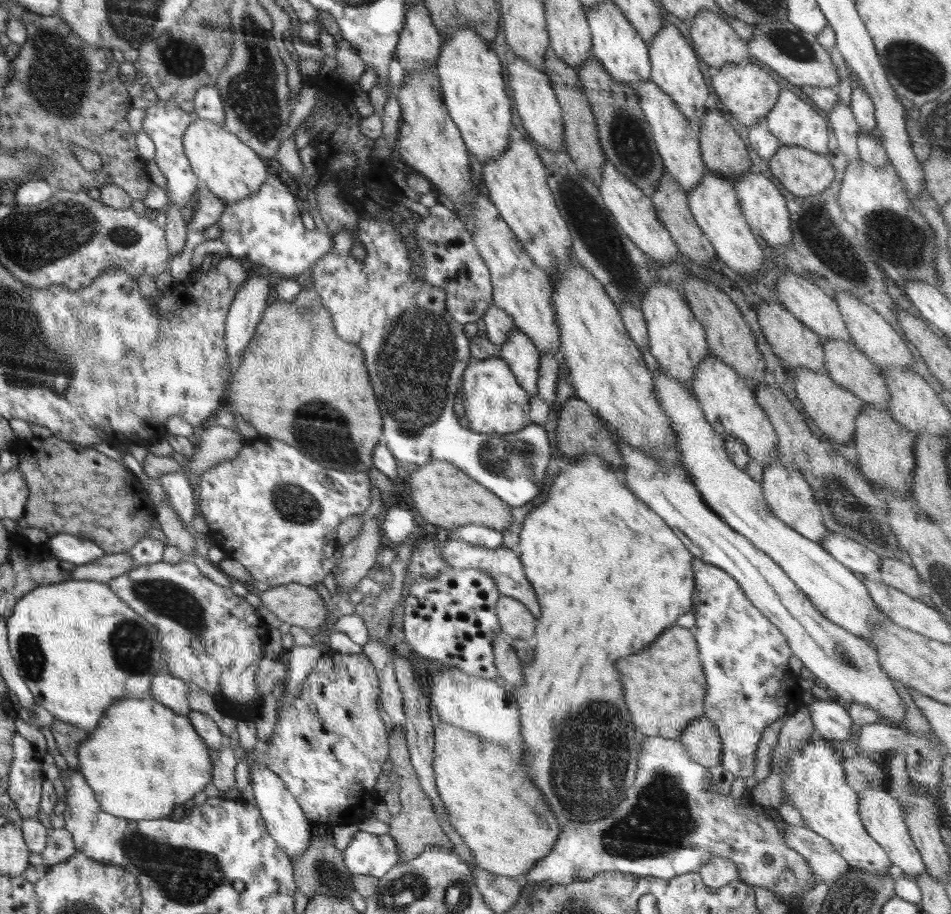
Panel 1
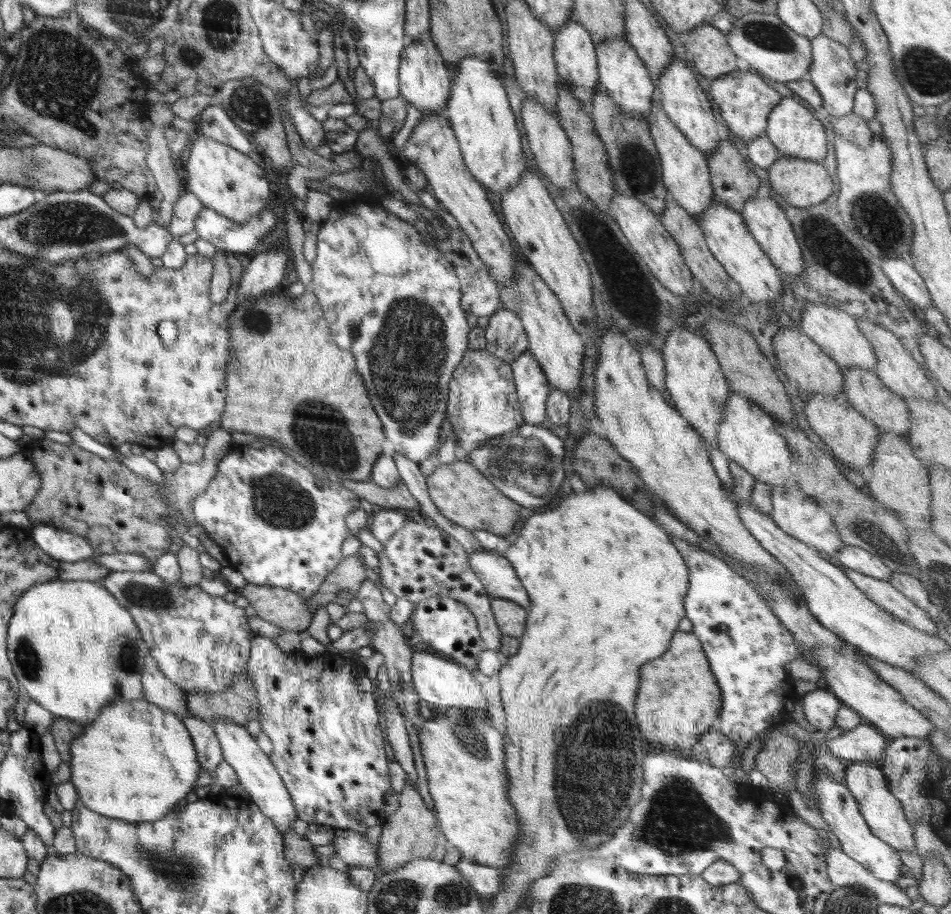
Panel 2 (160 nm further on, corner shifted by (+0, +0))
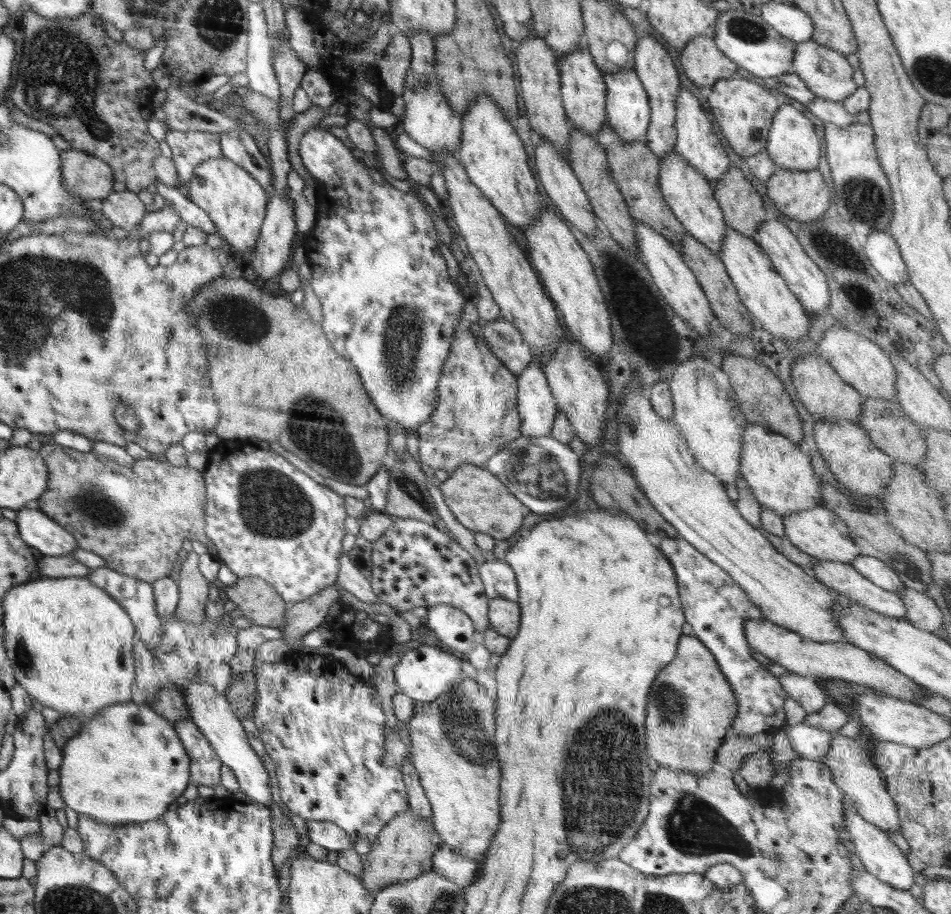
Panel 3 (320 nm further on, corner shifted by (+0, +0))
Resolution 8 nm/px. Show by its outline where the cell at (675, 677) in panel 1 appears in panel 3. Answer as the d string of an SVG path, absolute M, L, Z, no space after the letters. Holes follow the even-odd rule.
M692 634L680 637L676 656L658 673L646 699L648 756L654 758L656 764L666 766L670 770L685 770L692 774L710 772L716 761L717 750L726 738L726 728L733 725L737 715L738 704L734 696L730 683L706 645Z

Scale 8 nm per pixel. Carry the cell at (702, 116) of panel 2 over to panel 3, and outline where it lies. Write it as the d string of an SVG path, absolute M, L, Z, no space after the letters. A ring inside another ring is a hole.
M681 86L678 99L675 101L675 108L676 152L678 152L680 157L684 157L689 166L696 168L698 172L701 172L713 184L729 171L729 165L731 164L720 143L720 138L715 136L714 123L710 120L710 116L706 115L706 110L704 110L700 100L690 90Z

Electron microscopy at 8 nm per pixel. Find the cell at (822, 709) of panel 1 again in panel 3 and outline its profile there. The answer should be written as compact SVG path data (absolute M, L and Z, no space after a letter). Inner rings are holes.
M789 672L778 677L778 680L788 698L803 706L808 715L818 712L824 705L830 703L824 690L817 686L815 678Z

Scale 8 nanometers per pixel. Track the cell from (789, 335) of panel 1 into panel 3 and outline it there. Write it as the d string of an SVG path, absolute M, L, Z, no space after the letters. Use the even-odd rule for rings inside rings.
M820 354L795 356L791 377L797 396L804 408L813 416L817 418L830 416L843 418L844 420L859 421L866 398L845 380L842 380L836 374L836 371L832 369L832 365Z

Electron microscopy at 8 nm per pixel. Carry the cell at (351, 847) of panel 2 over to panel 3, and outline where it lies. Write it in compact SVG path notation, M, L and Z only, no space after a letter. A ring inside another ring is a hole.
M306 821L308 838L312 843L319 844L329 851L354 848L354 842L348 839L346 832L330 821Z

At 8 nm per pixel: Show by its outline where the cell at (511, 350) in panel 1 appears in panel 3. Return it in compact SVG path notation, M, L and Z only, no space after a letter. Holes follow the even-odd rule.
M534 362L517 377L517 409L524 436L548 436L551 433L557 404L542 368Z

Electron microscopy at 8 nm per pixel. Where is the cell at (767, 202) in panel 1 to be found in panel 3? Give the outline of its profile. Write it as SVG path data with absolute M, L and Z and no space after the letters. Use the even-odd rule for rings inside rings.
M766 221L758 225L753 236L760 248L768 255L778 274L788 285L790 292L797 297L798 302L805 308L805 312L822 314L830 306L830 293L827 276L810 260L809 254L802 248L796 237L788 230L786 225L777 221Z

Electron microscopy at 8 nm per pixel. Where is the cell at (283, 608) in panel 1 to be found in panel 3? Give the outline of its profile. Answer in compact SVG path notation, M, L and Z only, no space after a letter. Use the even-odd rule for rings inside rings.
M238 579L233 586L218 585L226 601L232 601L252 625L279 629L286 624L286 611L290 605L265 581Z

